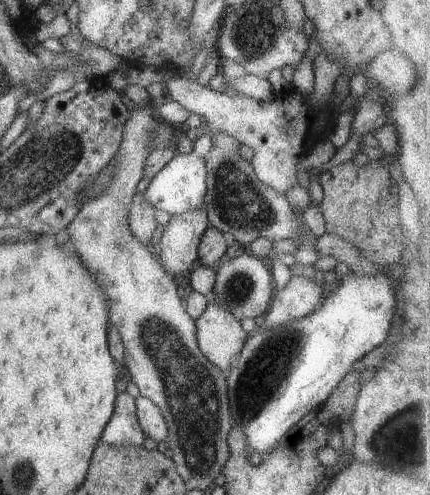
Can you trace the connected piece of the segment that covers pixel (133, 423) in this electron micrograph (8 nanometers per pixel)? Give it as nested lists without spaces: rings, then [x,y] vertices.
[[[125,391],[118,392],[99,442],[113,447],[143,447],[143,433],[136,417],[134,398]]]

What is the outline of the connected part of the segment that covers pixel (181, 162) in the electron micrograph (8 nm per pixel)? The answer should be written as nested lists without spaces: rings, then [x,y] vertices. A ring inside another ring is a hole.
[[[193,151],[183,154],[175,152],[173,156],[153,175],[142,193],[144,200],[154,210],[165,210],[170,215],[185,211],[203,209],[203,195],[206,189],[206,170],[204,159]]]

